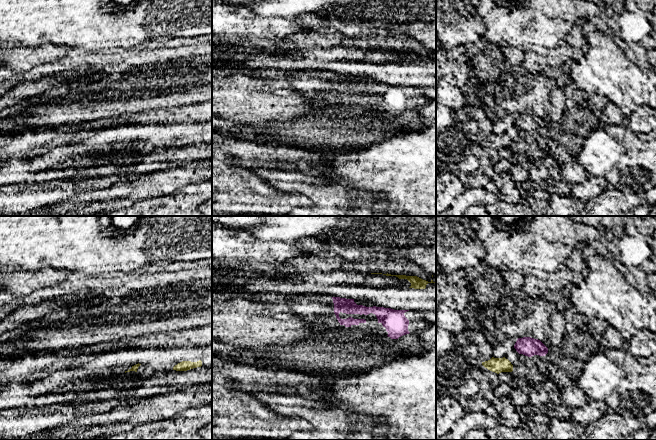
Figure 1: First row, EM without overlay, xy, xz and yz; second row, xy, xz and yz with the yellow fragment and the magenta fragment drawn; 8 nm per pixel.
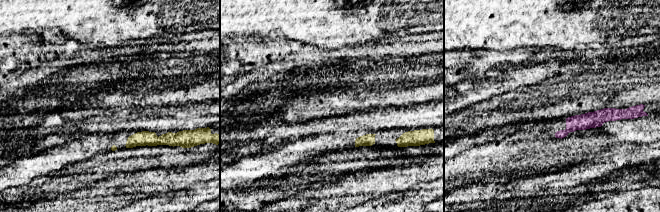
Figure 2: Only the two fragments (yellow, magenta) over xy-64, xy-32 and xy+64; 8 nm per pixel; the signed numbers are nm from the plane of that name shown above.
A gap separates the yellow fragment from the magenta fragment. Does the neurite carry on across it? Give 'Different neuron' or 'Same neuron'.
Different neuron

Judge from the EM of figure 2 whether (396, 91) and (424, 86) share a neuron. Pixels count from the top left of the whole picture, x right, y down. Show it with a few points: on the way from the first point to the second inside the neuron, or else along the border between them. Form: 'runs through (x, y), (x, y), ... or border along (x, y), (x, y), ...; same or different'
runs through (403, 86), (417, 86); same

